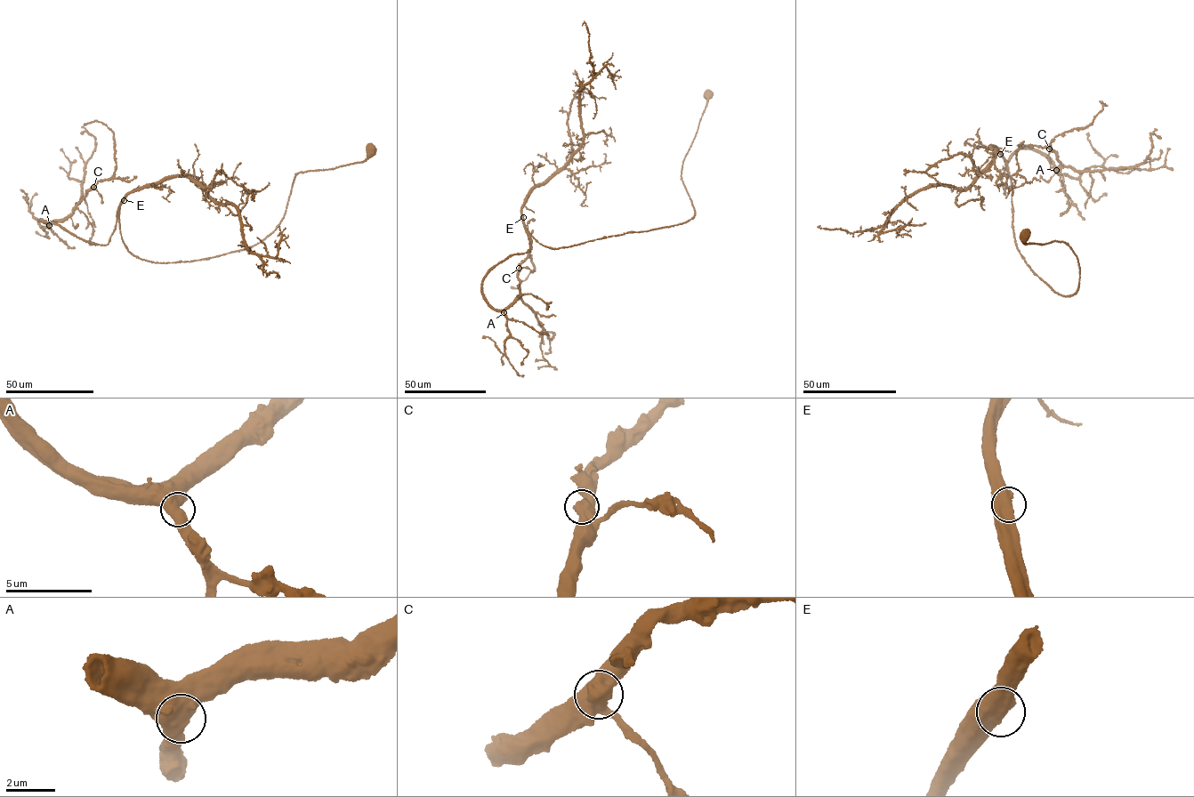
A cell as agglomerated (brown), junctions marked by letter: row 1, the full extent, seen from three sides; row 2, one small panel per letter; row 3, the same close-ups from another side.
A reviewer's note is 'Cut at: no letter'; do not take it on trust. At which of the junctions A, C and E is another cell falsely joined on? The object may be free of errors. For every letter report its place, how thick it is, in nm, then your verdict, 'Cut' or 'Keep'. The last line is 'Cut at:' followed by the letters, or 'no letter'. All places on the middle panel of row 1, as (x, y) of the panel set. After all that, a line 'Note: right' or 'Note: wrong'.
A: Place: (504, 312). Thickness 650 nm. Keep
C: Place: (519, 268). Thickness 650 nm. Keep
E: Place: (523, 217). Thickness 750 nm. Keep
Cut at: no letter
Note: right

